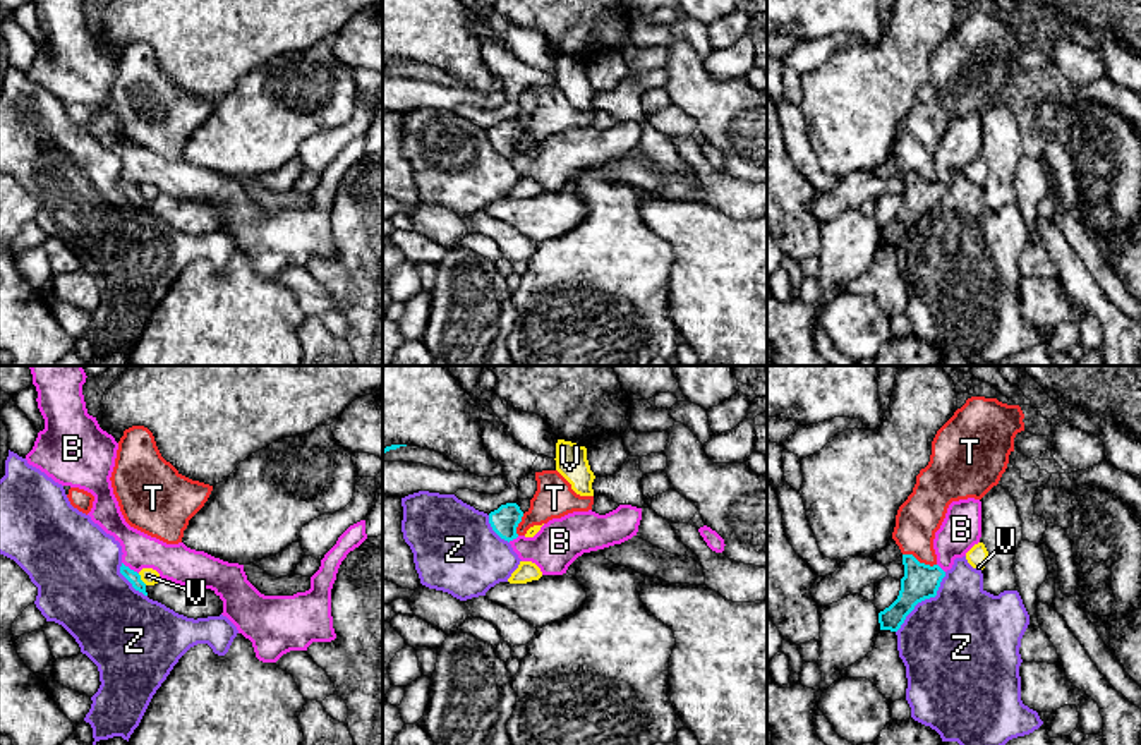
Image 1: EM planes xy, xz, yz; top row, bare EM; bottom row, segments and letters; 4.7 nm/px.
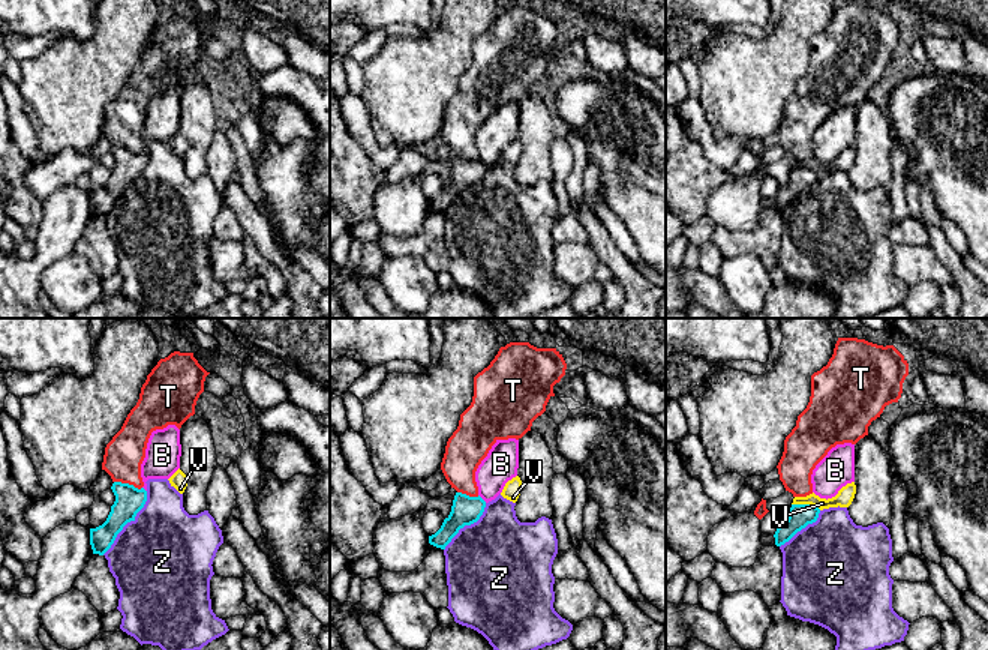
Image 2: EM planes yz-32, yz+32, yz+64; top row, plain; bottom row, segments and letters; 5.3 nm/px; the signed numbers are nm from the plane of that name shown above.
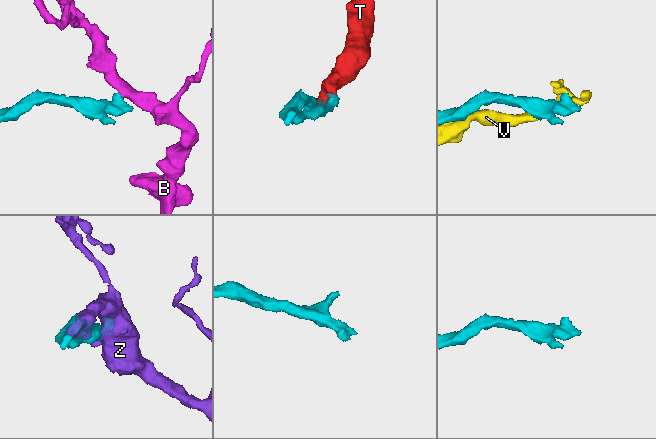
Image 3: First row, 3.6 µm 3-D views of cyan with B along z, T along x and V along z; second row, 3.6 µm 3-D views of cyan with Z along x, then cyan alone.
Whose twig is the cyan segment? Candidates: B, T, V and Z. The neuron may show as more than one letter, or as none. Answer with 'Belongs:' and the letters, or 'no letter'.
Belongs: no letter

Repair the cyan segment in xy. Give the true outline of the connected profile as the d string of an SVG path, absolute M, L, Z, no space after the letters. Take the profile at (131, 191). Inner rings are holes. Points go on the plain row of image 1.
M124 179L120 182L120 189L132 199L136 206L187 233L197 235L220 232L223 228L223 216L211 204L180 201L166 194L161 194L154 201L146 201L141 196L141 191Z

